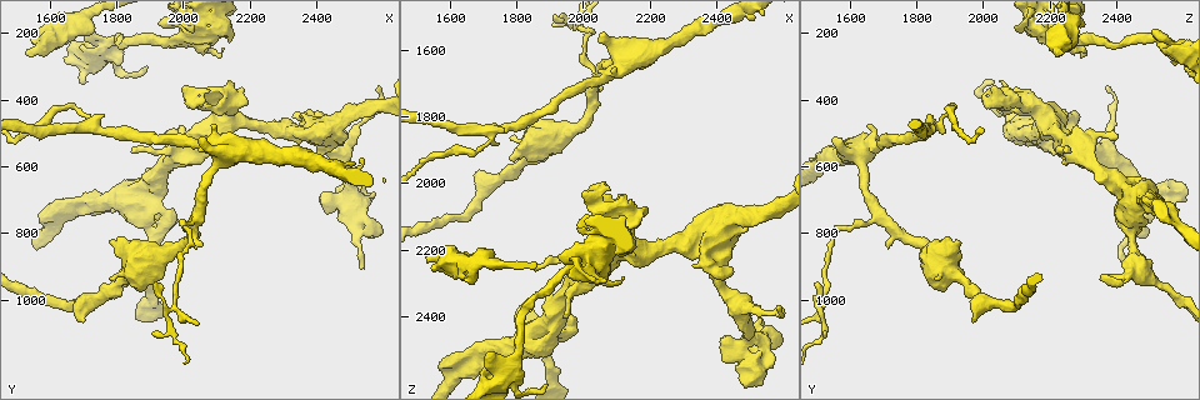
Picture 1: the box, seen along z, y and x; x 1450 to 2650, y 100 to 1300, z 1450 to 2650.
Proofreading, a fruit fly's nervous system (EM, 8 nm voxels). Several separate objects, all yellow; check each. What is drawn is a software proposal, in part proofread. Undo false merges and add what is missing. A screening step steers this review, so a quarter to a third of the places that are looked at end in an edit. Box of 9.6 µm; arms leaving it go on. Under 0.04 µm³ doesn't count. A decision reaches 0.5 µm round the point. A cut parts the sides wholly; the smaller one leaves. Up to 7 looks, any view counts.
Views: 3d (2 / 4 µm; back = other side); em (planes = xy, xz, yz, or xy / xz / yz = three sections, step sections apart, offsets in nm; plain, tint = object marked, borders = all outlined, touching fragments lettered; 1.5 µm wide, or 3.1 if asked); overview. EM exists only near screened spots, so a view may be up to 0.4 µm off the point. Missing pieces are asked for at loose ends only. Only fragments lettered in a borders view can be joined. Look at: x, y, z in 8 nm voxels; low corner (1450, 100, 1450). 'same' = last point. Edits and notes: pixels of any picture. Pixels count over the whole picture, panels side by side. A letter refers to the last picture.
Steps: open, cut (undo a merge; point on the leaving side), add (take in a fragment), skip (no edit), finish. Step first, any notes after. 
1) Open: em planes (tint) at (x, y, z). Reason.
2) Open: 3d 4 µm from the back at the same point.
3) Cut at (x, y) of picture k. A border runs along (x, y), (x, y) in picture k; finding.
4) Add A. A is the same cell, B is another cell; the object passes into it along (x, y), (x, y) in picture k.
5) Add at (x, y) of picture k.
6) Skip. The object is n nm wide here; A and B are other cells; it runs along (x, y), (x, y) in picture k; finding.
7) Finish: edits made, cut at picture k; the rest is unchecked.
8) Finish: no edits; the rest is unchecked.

Open: 3d 4 µm at (2520, 820, 2430). Touches itself.

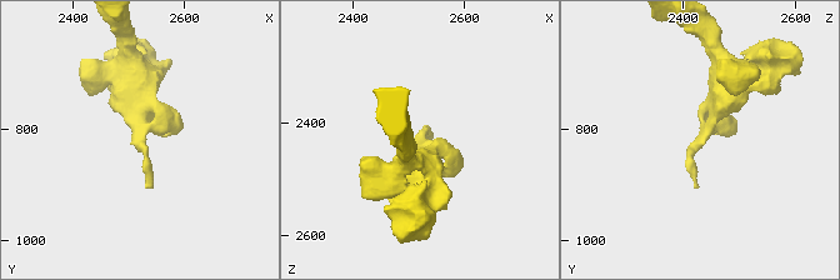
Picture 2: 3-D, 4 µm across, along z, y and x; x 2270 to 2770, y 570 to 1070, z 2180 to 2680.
Open: em xz step 4 (tint) at (2520, 825, 2430). Now the EM.

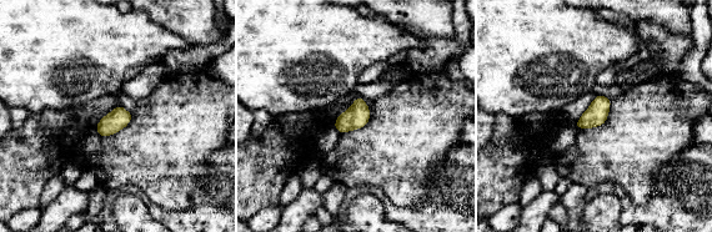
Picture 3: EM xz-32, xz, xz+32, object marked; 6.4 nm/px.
Open: em planes (borders) at the same point.

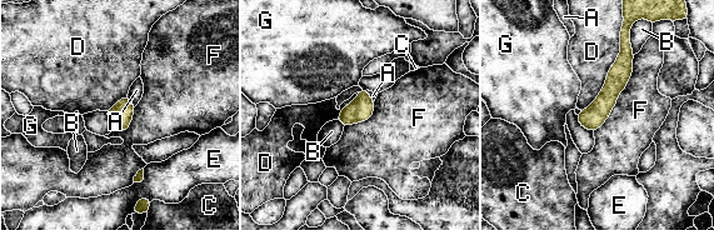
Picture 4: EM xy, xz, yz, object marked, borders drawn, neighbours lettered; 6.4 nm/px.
Skip. The object is 150 nm wide here; A, B, C, D, E, F and G are other cells; it runs along (627, 41), (623, 68), (592, 128) in picture 4; continuous, no second neuron.

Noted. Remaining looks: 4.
Open: 3d 4 µm at (1770, 240, 2560). Two arms in line, one across.

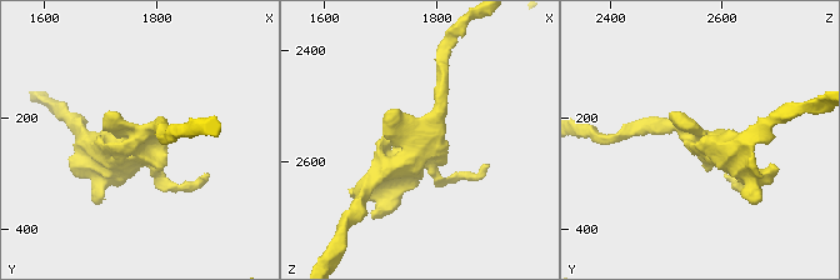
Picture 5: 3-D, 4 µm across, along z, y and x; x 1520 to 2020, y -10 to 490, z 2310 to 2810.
Open: em planes (borders) at (1760, 235, 2560).

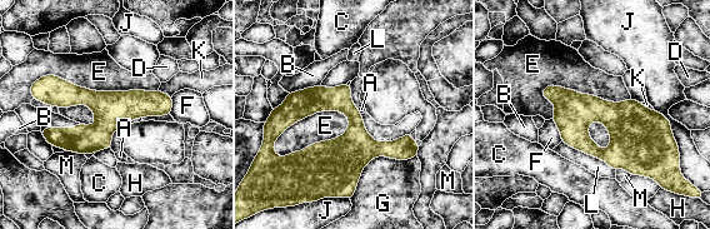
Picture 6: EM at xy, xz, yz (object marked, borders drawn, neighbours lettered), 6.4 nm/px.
Skip. The longest contact is with E, 550 nm; A, B, C, D, E, F, G, H, J, K, L and M are other cells; a border runs along (349, 119), (338, 137), (273, 150) in picture 6; all the same neuron.

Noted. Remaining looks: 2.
Open: em planes (borders) at (1530, 260, 2210). An open end.

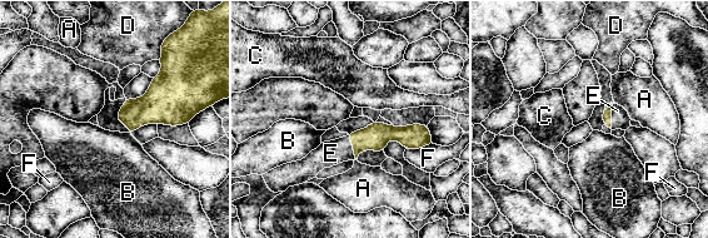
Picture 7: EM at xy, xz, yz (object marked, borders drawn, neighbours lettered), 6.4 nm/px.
Add E. The longest contact is with F, 180 nm; E is the same cell, A, B, C, D and F are other cells; the neuron continues.

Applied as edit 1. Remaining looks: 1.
Finish: edits made, add at picture 7; the rest is unchecked.

